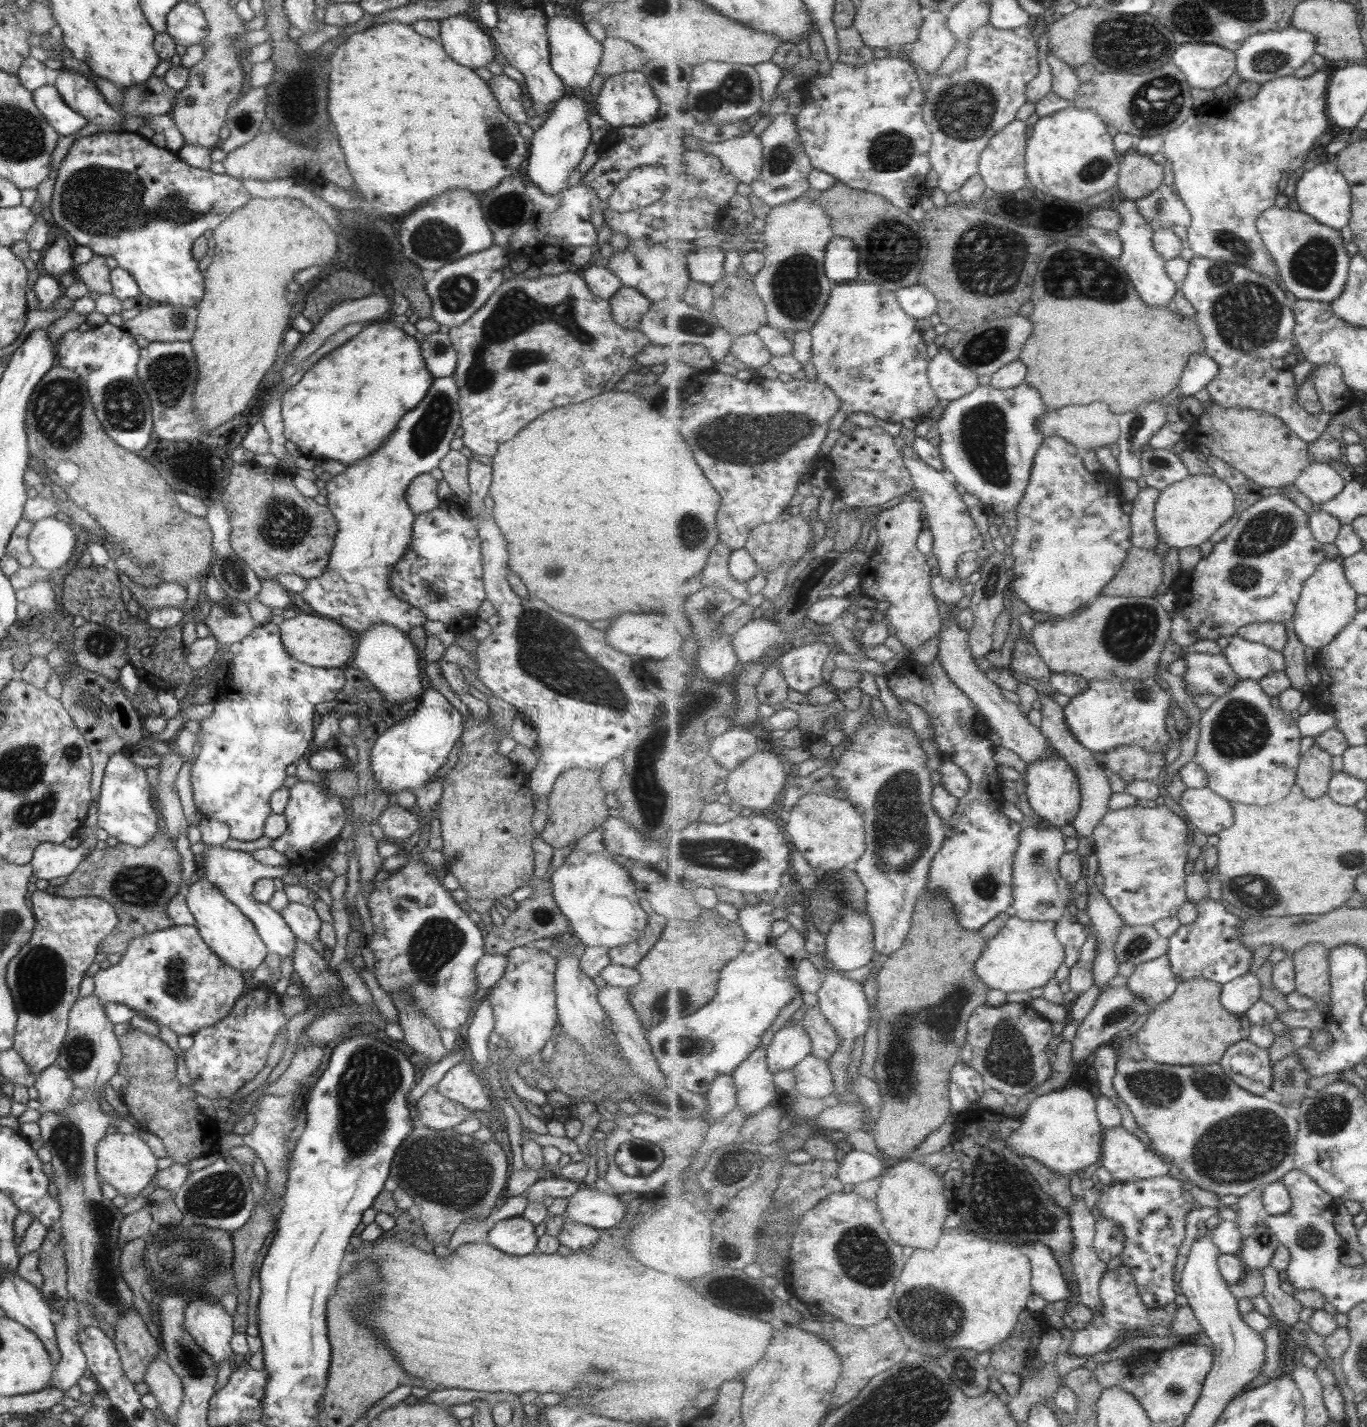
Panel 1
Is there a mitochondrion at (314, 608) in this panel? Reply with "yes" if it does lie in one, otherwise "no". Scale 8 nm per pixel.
no

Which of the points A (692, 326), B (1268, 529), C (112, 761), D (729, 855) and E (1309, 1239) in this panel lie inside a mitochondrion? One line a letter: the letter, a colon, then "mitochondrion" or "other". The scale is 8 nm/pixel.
A: mitochondrion
B: mitochondrion
C: other
D: mitochondrion
E: mitochondrion

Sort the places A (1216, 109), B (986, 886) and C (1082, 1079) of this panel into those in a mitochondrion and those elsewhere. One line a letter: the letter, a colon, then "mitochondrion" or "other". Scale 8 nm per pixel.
A: other
B: mitochondrion
C: other

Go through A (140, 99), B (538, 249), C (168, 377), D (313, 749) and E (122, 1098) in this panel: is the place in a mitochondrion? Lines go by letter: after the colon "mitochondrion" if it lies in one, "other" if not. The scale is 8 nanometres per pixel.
A: mitochondrion
B: other
C: mitochondrion
D: other
E: other

